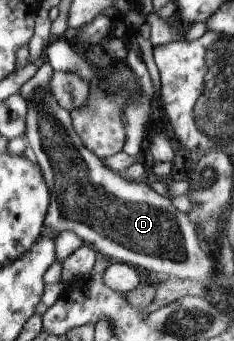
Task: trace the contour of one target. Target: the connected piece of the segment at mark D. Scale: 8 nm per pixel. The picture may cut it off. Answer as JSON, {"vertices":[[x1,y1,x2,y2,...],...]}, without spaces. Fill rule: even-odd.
{"vertices":[[48,61,42,63,41,66,37,67,34,76,32,76,30,80,27,80,20,87,18,92,18,94,26,101,27,108,25,118,26,128,23,138,24,140,28,140,28,149,33,154,33,158,39,167,42,180,44,181,49,194,48,206,43,220,43,230,56,234,62,232,62,230,74,232,74,234,80,238,82,245,88,245,92,247,95,252,100,252,100,254,102,254,109,262,122,262,123,264,128,264,145,275,149,272,150,274,164,274,164,276,178,278,178,280,182,281,196,280,197,282,204,283,206,285,213,281,217,275,216,266,214,265,214,261,211,259,211,257,202,252,202,248,200,248,200,240,198,240,198,236,196,236,196,226,194,226,194,222,190,219,188,213,178,212,178,210,172,206,171,200,167,197,158,196,158,194,156,194,156,192,154,192,154,190,148,186,147,181,131,182,130,180,125,180,122,174,111,172,103,165,101,159,99,159,95,154,92,154,92,152,90,152,80,142,80,139,78,136,76,136,76,133,72,128,69,112,62,110,62,108,60,108,58,103,54,100,54,97,51,95,49,89,49,80,52,73,53,70,50,63]]}

